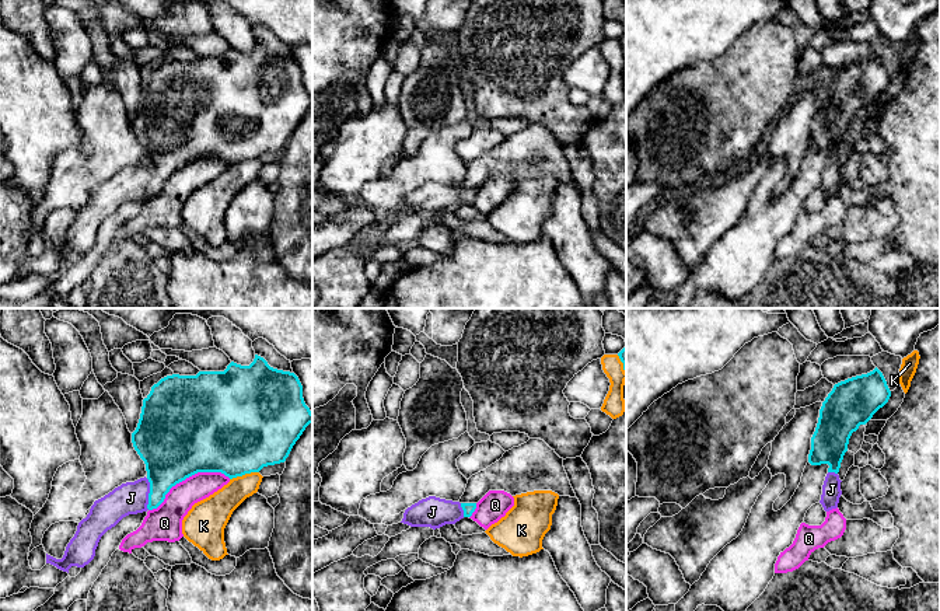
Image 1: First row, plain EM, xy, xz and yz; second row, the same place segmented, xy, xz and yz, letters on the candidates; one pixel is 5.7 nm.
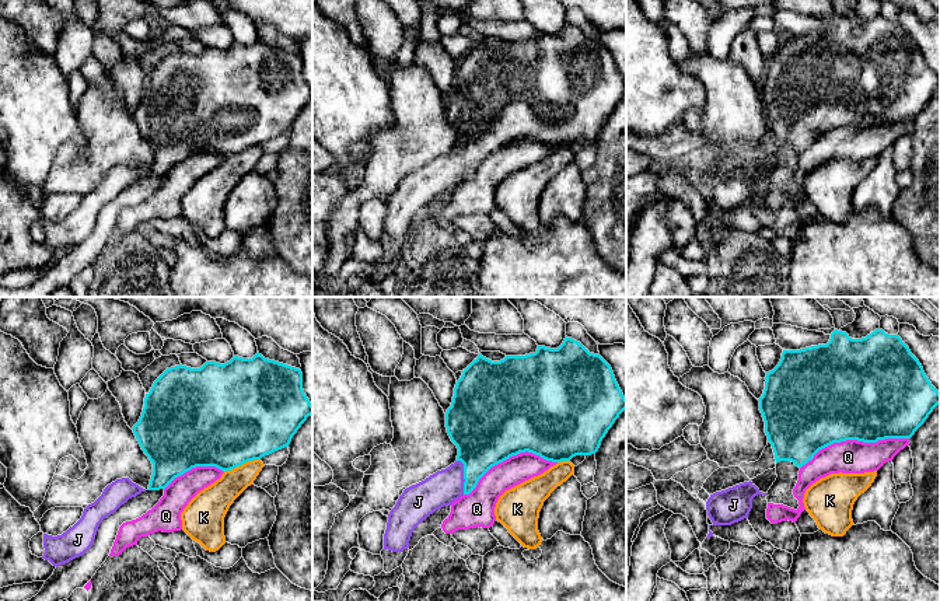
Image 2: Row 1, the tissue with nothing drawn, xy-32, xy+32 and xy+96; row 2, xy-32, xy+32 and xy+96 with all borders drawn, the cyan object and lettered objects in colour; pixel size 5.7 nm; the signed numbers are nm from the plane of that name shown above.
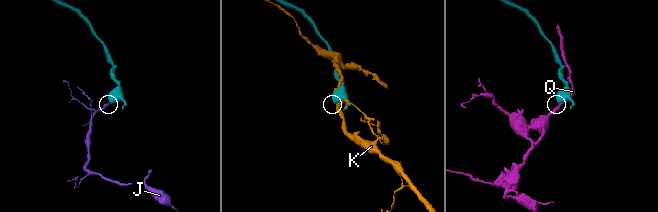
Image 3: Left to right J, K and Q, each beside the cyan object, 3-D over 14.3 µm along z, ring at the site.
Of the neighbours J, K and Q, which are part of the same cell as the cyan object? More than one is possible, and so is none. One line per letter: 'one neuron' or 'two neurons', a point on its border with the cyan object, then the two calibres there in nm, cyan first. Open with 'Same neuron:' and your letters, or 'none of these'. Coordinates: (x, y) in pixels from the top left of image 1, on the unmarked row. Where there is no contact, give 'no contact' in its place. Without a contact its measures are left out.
Same neuron: J
J: one neuron | xy (149, 180) | 300/190 nm
K: two neurons | xy (244, 160) | 500/170 nm
Q: two neurons | xy (187, 163) | 480/170 nm

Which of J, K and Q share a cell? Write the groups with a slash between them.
J / K / Q

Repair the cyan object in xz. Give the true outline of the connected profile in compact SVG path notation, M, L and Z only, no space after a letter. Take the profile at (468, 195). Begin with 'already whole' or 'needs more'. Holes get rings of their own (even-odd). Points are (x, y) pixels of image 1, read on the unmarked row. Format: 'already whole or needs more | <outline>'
needs more | M429 182L408 193L401 209L436 216L445 210L455 210L464 203L471 203L475 195L476 189L459 189Z

